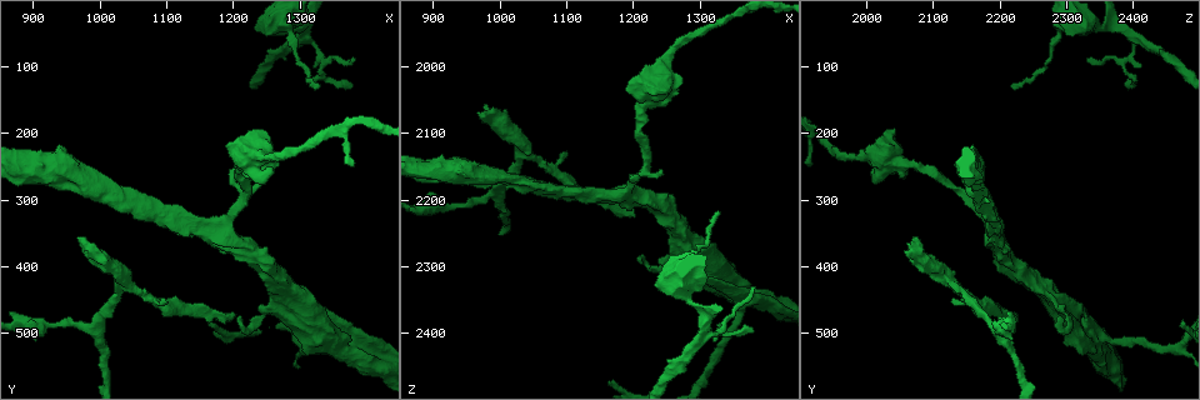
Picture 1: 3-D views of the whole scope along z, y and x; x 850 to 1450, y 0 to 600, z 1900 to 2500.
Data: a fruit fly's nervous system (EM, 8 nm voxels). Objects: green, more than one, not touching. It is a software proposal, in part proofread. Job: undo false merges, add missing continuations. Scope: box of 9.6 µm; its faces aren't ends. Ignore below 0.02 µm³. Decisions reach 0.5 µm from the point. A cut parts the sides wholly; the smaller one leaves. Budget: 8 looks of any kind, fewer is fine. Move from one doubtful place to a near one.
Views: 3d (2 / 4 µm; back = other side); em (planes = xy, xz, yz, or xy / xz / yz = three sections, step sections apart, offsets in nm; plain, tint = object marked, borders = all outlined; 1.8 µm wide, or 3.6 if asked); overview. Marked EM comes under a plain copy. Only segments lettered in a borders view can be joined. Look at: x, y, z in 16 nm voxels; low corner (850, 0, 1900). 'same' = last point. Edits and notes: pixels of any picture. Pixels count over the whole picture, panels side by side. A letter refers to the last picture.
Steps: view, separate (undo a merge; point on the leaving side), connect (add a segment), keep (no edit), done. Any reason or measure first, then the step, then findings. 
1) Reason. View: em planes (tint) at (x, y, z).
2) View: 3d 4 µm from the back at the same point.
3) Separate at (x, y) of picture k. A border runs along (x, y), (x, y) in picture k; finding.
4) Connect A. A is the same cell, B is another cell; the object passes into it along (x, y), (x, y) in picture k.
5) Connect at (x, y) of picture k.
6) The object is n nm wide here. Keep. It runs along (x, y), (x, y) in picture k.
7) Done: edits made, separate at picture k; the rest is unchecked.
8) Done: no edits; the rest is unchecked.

Sudden change in width. View: em planes (tint) at (1185, 335, 2195).

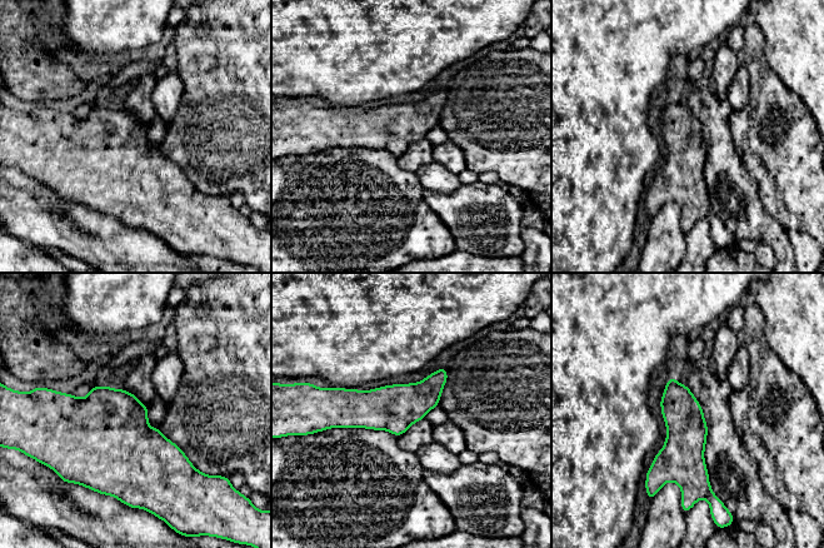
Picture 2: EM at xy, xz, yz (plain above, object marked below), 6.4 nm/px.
See the neighbours. View: em planes (borders) at the same point.

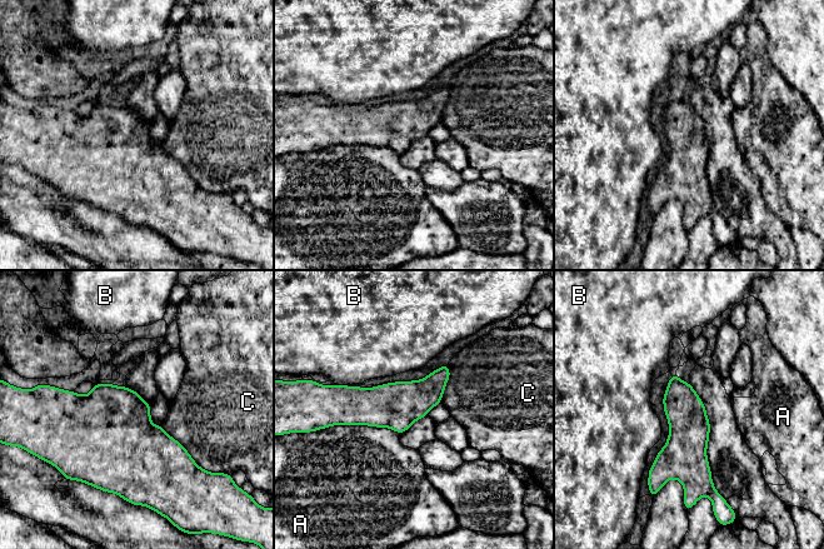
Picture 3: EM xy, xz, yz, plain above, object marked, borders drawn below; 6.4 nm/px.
The object is 260 nm wide here. Keep. A, B and C are other cells; continuous, no second neuron.

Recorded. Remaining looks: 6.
Branch stops here. View: 3d 2 µm at (1205, 465, 2225).

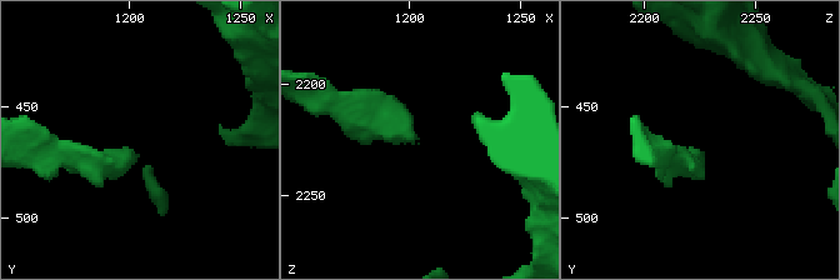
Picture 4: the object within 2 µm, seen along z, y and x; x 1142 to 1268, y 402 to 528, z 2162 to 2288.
Need the tissue. View: em planes (borders) at (1203, 470, 2225).

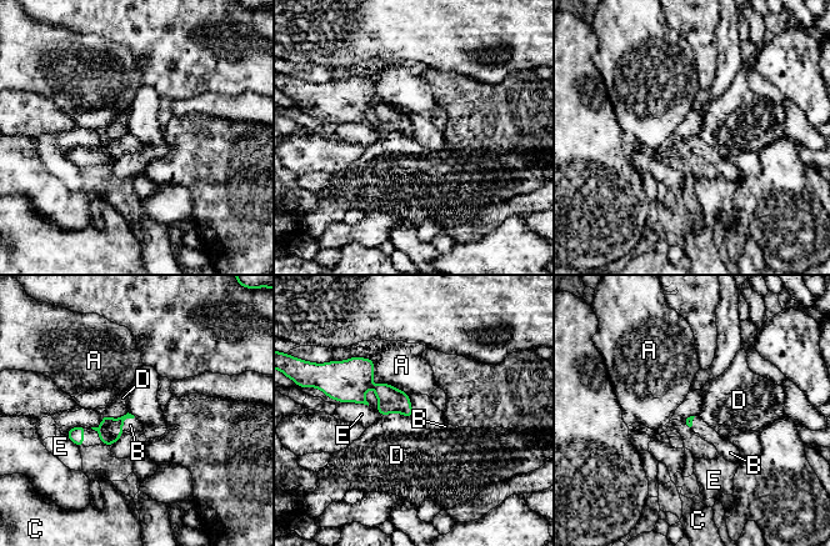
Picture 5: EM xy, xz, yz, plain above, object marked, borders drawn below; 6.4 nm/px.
Connect B. B is the same cell, A, C, D and E are other cells; the object passes into it along (110, 429), (123, 421), (130, 425) in picture 5; the neuron continues.

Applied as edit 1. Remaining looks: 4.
Redraw. View: overview.

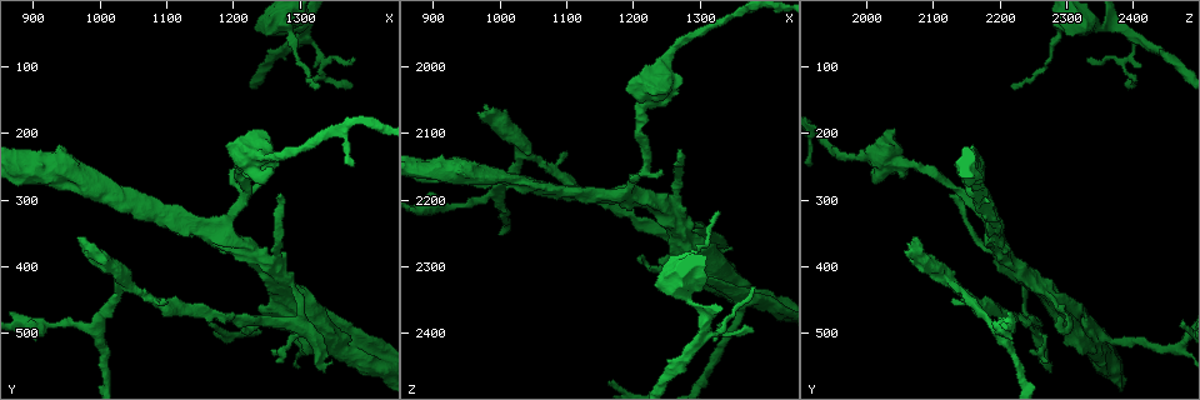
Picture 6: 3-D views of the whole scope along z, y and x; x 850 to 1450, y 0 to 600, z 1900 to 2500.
Branch stops here. View: em planes (borders) at (970, 355, 2075).

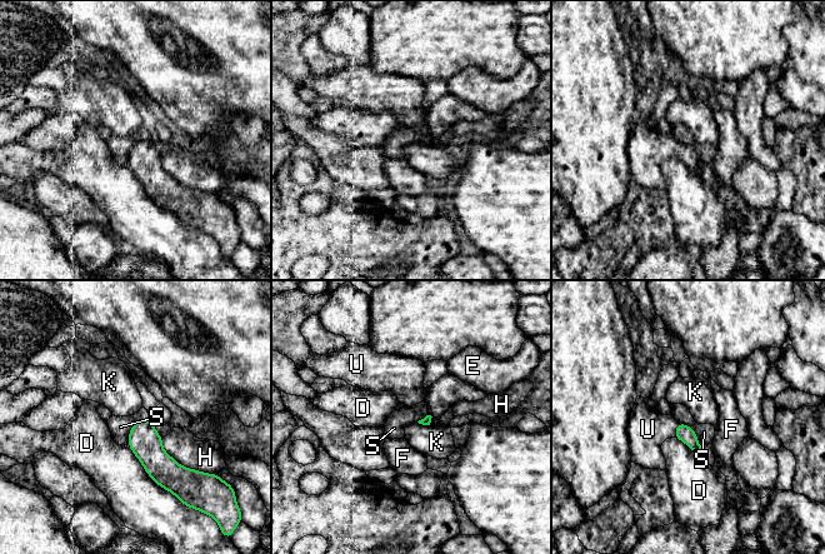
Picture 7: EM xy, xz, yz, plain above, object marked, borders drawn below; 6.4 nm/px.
Connect U. U is the same cell, D, E, F, H, K and S are other cells; the object passes into it along (686, 434), (675, 429), (648, 429) in picture 7; it goes on there.

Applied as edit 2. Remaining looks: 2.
Done: edits made, connect at picture 5, connect at picture 7; the rest is unchecked.

